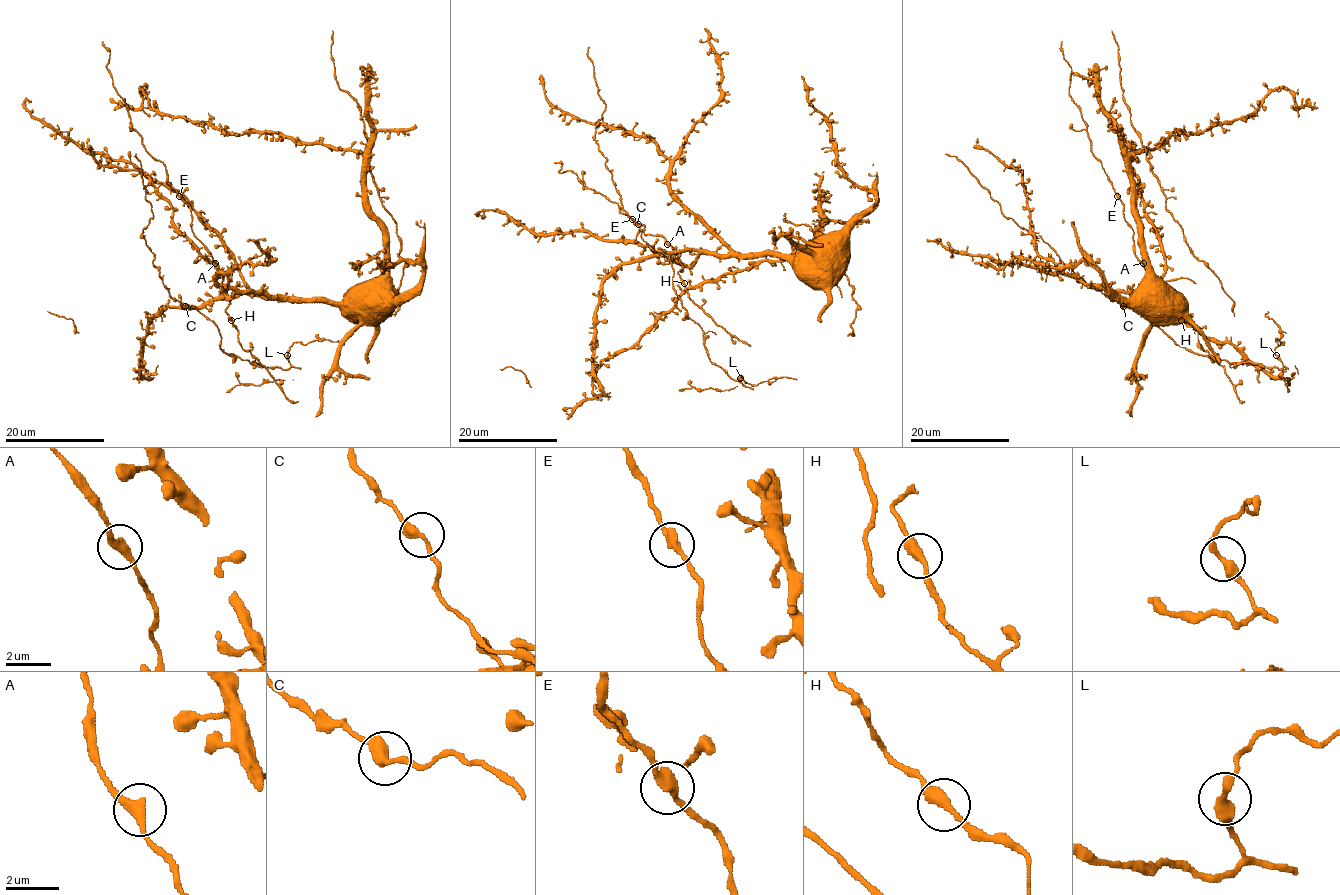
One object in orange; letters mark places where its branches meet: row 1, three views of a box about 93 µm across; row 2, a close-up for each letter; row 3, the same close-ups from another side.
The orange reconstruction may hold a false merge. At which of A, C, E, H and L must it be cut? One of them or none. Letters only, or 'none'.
none

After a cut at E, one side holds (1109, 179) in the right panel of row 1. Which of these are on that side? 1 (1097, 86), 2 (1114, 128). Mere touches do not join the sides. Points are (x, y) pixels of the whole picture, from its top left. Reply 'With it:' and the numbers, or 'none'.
With it: none

